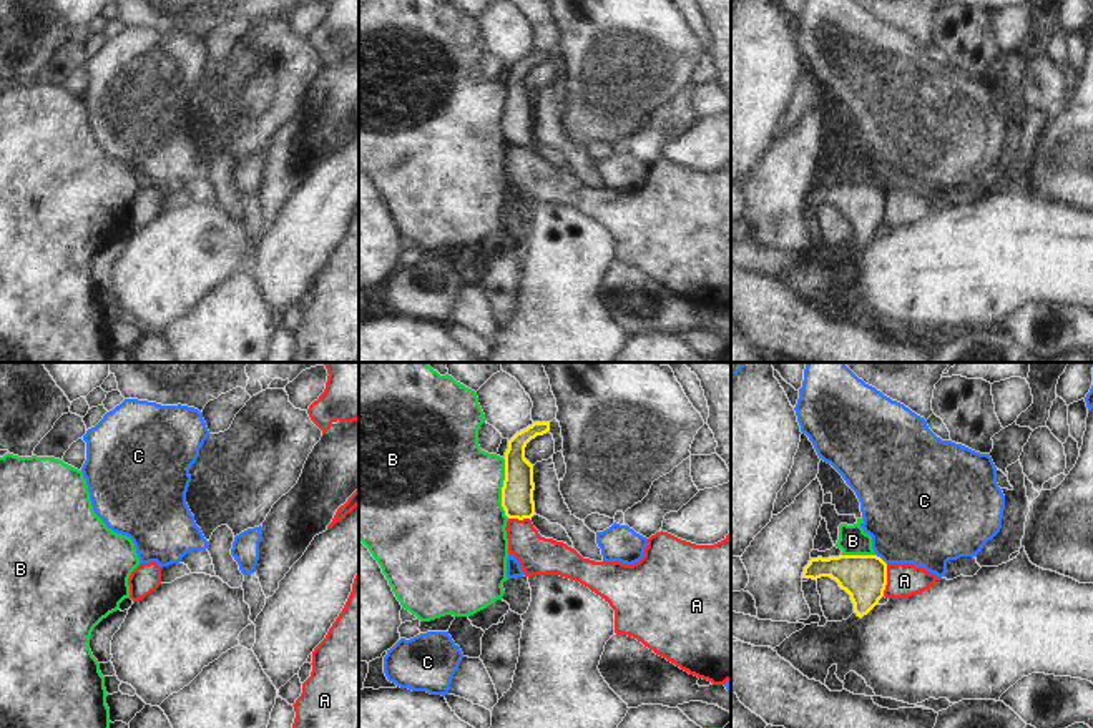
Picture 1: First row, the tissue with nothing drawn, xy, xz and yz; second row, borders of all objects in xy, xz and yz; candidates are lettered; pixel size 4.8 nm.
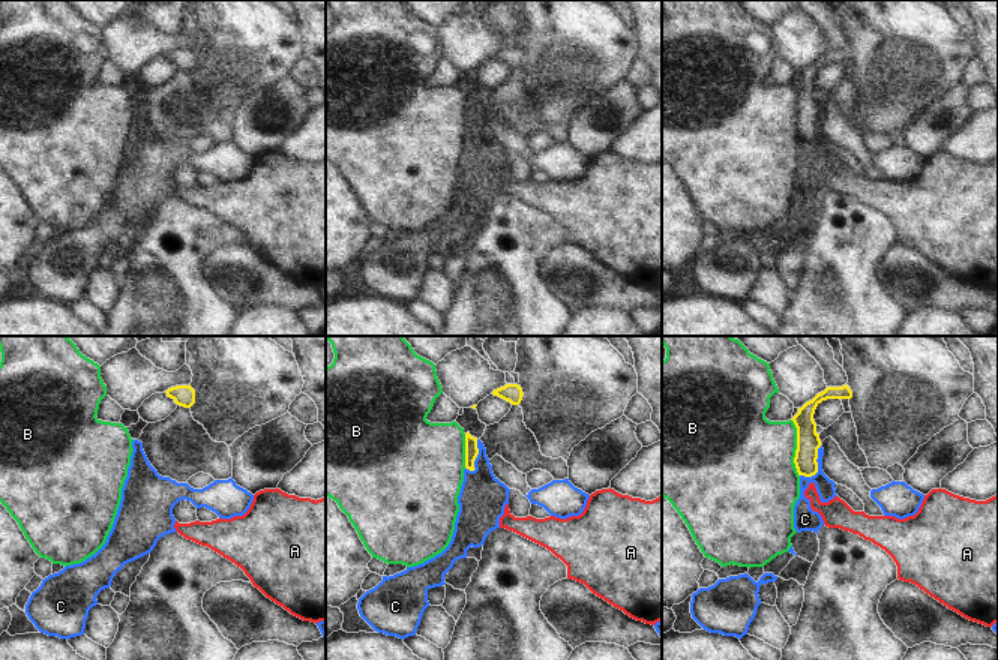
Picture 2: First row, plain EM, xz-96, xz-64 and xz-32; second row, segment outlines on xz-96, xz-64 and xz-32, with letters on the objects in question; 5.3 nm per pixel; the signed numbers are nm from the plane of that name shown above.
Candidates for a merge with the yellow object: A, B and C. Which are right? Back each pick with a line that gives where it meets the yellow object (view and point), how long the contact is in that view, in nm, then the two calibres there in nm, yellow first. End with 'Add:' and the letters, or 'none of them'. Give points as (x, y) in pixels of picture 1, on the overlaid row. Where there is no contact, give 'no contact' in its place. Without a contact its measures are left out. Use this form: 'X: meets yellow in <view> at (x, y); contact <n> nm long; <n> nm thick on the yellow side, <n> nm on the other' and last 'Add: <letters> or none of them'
Add: none of them

